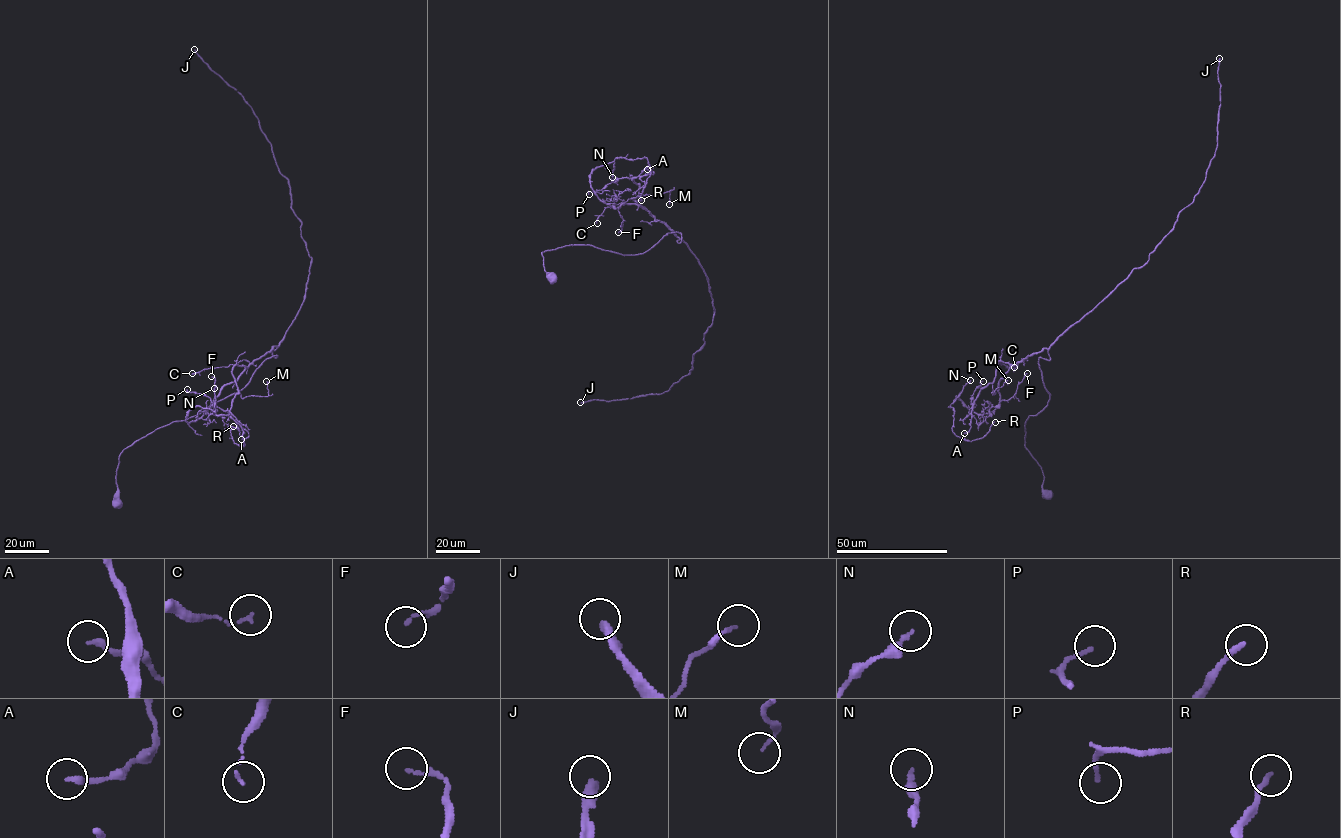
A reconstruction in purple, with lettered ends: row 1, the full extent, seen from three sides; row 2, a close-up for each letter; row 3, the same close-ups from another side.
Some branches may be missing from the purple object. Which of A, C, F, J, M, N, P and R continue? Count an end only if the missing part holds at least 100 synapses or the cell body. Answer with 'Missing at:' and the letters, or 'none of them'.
Missing at: J

